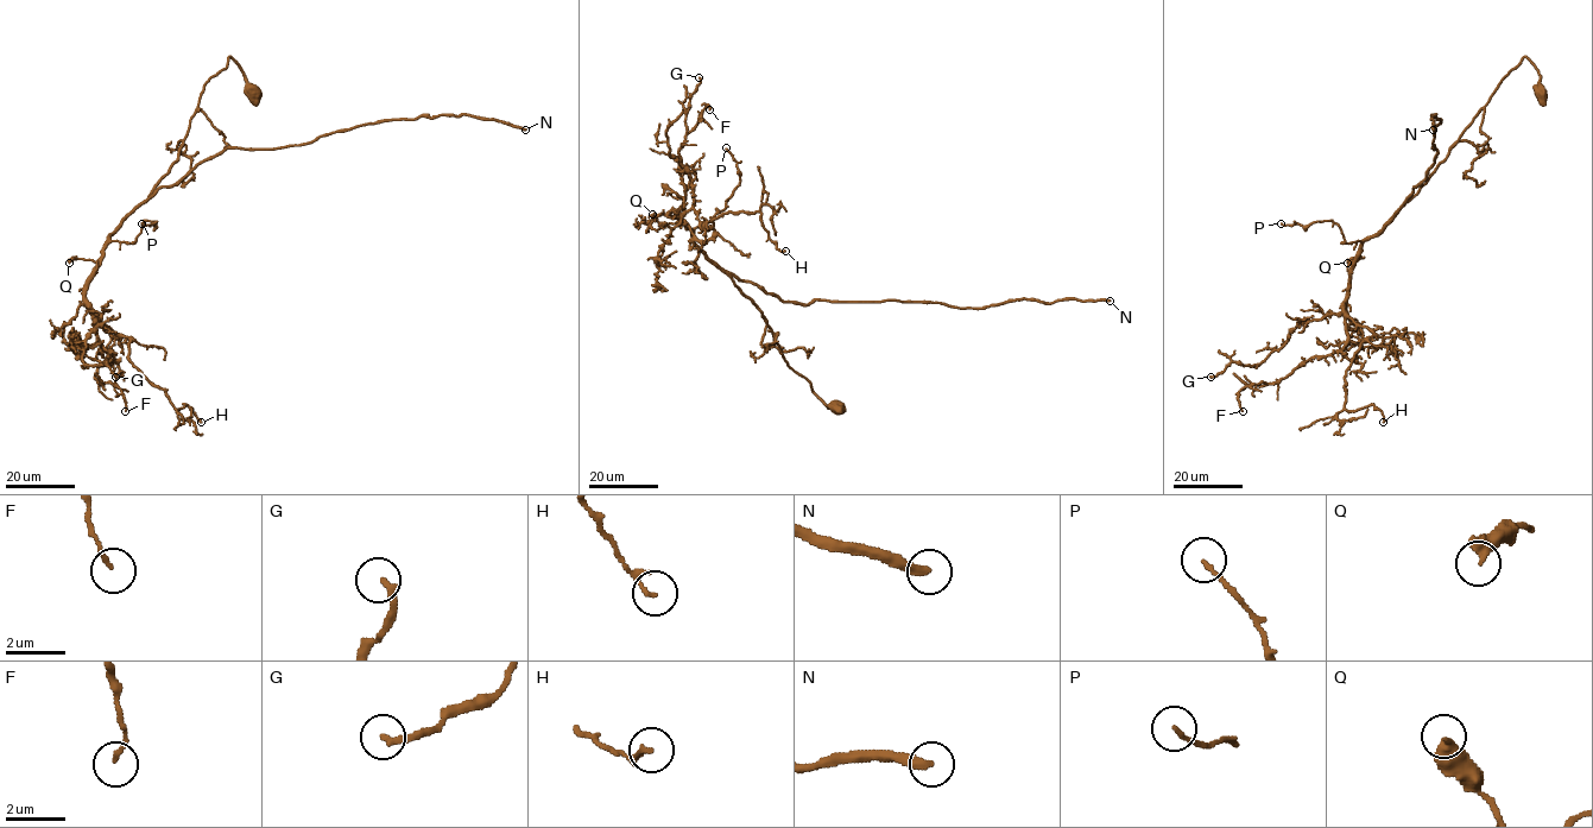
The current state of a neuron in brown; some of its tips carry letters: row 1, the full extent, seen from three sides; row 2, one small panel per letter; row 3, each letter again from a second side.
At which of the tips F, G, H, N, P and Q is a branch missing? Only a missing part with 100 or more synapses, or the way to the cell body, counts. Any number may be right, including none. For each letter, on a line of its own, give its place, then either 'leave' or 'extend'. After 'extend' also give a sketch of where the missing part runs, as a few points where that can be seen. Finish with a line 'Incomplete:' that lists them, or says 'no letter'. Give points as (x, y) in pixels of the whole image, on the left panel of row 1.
F: place (125, 411); leave
G: place (115, 377); leave
H: place (201, 422); leave
N: place (525, 130); extend
P: place (141, 223); leave
Q: place (69, 263); leave
Incomplete: N

